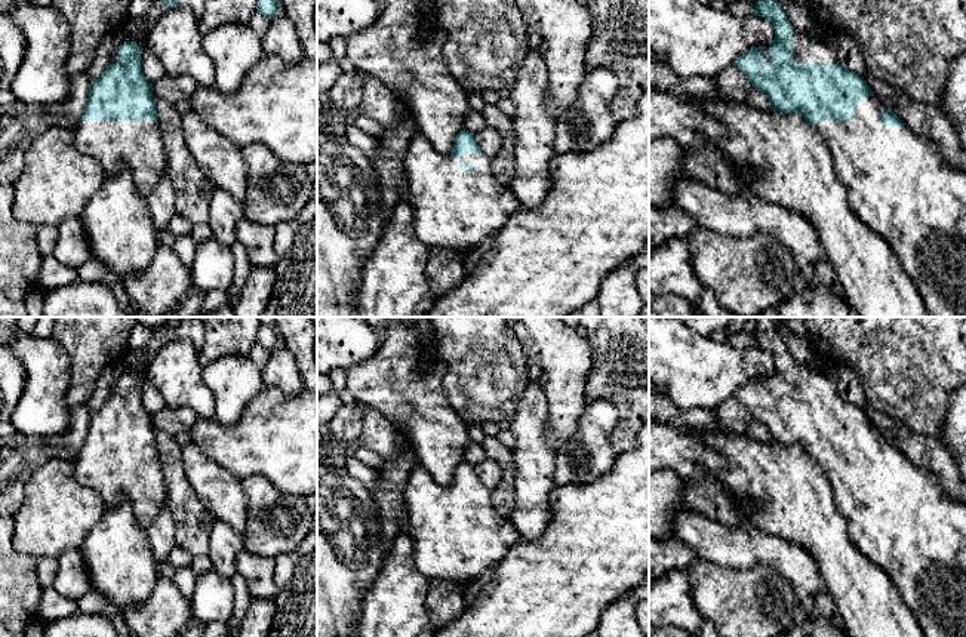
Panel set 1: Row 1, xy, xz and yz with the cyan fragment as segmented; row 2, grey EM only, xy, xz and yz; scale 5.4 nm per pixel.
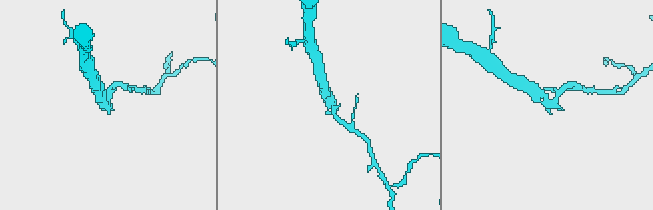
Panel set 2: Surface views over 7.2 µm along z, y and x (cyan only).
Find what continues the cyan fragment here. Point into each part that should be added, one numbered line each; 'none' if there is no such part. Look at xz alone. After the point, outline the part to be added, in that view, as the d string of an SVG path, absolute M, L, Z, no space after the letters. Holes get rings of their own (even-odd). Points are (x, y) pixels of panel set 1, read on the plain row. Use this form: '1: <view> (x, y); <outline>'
1: xz (457, 542); M416 465L404 487L410 533L415 539L416 569L428 579L470 587L487 569L495 567L520 539L511 521L492 505L490 489L468 484L461 490L437 484L424 465Z

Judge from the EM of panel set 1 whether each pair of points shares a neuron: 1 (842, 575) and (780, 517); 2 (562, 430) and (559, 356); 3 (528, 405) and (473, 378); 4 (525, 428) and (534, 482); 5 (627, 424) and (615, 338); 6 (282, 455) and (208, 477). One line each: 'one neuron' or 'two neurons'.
1: one neuron
2: one neuron
3: two neurons
4: one neuron
5: one neuron
6: two neurons

